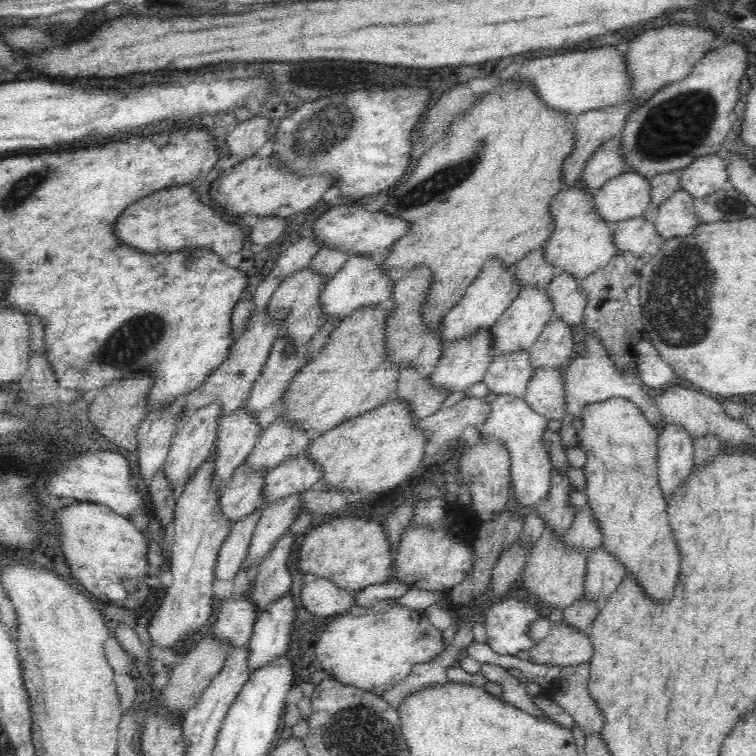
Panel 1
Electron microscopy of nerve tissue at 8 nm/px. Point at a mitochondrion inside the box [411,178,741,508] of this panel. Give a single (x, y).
(680, 324)

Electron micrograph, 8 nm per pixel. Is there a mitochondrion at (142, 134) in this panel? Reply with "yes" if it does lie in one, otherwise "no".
no

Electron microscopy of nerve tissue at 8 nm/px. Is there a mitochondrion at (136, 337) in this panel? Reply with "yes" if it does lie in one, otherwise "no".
yes

